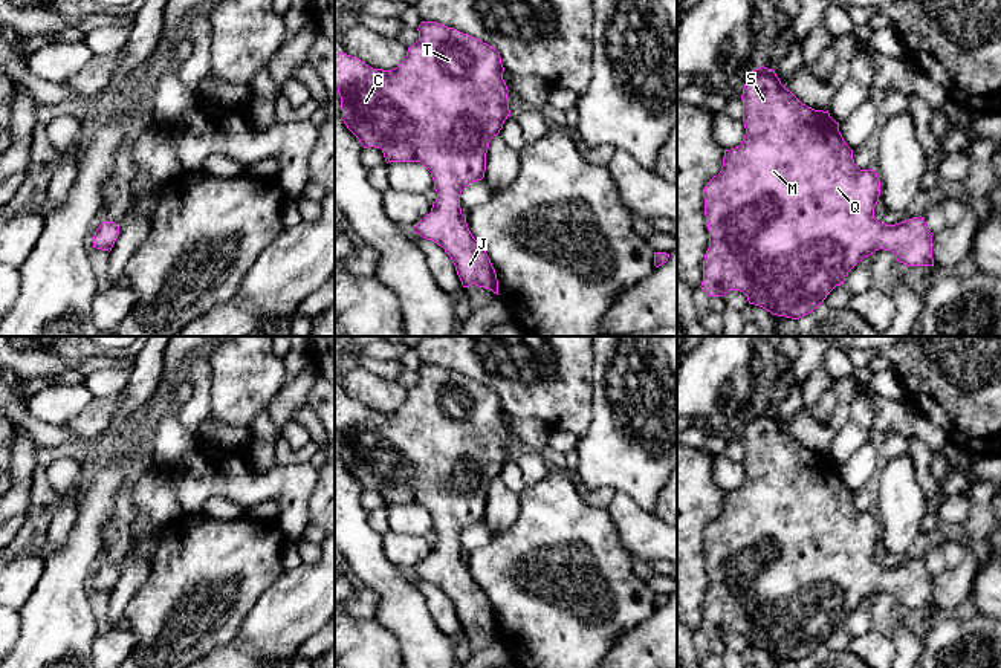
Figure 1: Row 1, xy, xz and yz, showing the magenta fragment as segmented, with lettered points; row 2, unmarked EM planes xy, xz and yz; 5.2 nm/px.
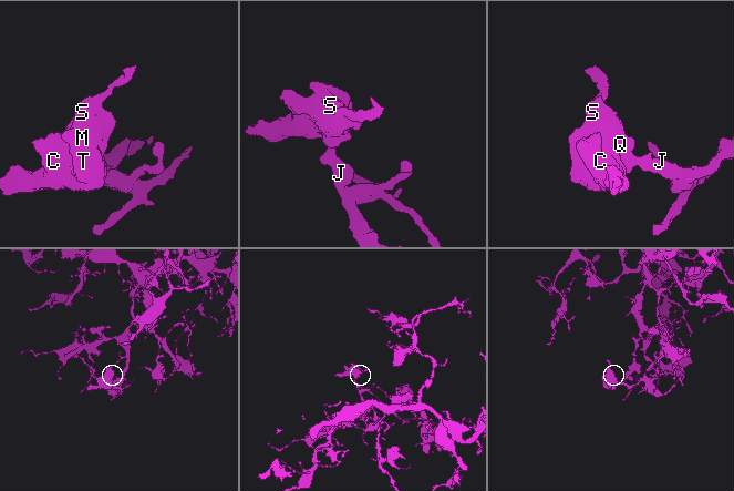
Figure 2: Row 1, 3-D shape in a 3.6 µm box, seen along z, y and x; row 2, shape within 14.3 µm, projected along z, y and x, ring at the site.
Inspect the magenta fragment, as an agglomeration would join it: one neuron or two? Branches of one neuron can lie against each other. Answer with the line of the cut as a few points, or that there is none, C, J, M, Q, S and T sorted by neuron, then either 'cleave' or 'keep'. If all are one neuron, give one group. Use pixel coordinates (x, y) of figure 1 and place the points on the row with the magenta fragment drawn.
no cut | C J M Q S T | keep

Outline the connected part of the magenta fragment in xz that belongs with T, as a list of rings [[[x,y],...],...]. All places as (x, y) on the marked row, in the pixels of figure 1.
[[[422,21],[417,31],[419,40],[408,47],[403,61],[391,70],[373,69],[359,58],[342,52],[335,55],[335,86],[341,96],[341,119],[364,148],[381,148],[387,164],[420,162],[431,173],[437,200],[432,203],[431,212],[416,223],[413,232],[445,249],[463,287],[475,284],[498,295],[495,269],[484,248],[468,228],[460,208],[460,194],[469,183],[484,177],[489,142],[512,115],[501,57],[494,46],[436,21]]]

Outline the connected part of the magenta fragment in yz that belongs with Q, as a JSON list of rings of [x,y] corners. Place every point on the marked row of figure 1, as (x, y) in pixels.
[[[764,66],[747,73],[743,89],[743,122],[746,135],[735,148],[724,150],[721,171],[705,186],[705,216],[709,248],[703,260],[701,289],[706,295],[723,297],[740,290],[749,304],[772,315],[799,319],[824,303],[827,295],[844,284],[848,272],[865,257],[879,249],[891,251],[906,266],[934,266],[932,232],[923,217],[912,217],[896,225],[874,219],[880,196],[876,170],[860,170],[853,150],[844,141],[828,110],[815,110],[802,104],[786,89],[773,69]]]

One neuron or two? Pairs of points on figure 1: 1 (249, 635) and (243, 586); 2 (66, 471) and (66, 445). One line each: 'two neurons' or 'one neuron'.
1: two neurons
2: two neurons

